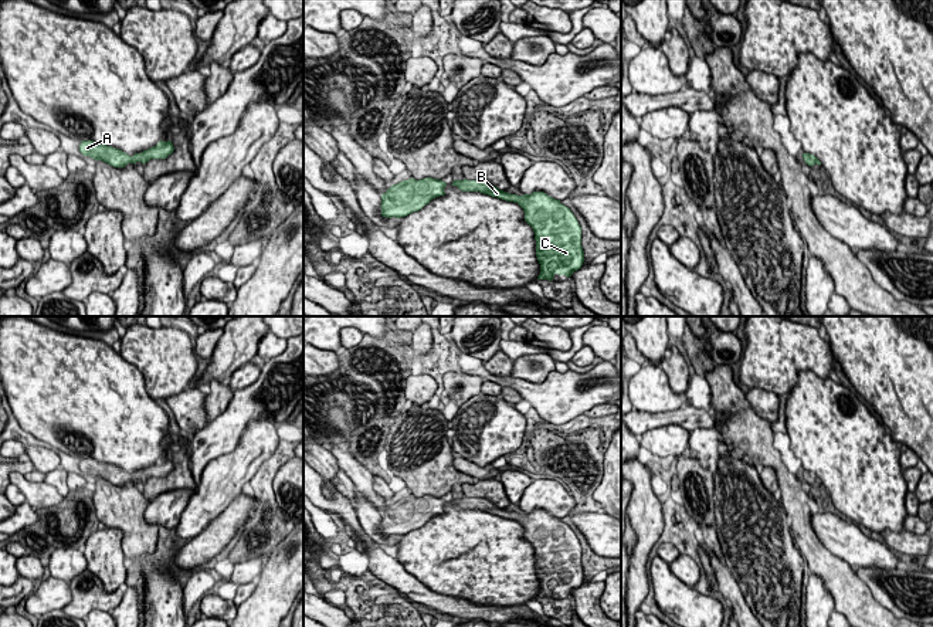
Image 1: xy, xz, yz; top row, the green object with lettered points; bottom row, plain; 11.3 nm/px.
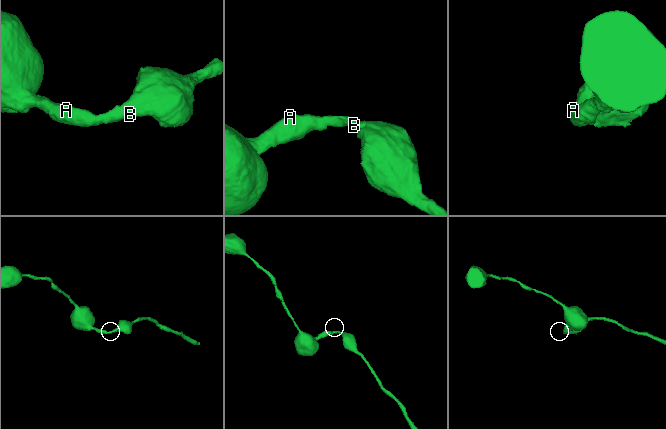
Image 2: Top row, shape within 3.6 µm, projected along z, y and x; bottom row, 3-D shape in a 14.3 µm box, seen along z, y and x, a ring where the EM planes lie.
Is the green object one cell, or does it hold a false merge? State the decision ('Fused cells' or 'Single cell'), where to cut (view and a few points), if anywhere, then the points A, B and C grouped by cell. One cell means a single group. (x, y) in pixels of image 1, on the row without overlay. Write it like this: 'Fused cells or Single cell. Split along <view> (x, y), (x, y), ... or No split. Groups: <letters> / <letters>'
Single cell. No split. Groups: A B C

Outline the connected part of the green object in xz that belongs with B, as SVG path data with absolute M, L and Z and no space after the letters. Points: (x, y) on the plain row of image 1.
M454 498L462 509L479 509L506 519L518 521L525 529L525 539L533 546L536 575L540 582L537 597L553 599L556 592L566 593L581 586L584 569L581 545L569 525L543 509L510 512L486 498Z

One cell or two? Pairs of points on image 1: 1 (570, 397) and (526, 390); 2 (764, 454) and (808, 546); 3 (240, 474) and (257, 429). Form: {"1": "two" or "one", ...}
{"1": "one", "2": "one", "3": "one"}

